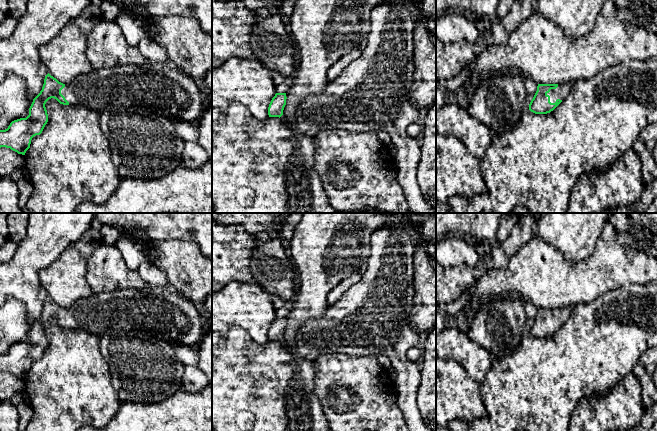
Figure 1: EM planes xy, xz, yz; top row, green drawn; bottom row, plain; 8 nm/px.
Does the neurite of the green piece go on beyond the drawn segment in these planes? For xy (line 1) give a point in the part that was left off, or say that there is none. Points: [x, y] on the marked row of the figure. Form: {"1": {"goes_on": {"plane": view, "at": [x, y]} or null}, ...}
{"1": {"goes_on": {"plane": "xy", "at": [161, 87]}}}

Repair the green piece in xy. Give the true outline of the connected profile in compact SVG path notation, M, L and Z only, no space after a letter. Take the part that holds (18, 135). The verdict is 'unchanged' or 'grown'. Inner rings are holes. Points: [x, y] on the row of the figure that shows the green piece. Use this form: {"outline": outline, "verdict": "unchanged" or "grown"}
{"outline": "M169 59L164 62L149 62L143 65L122 65L114 68L100 68L79 75L69 84L63 84L49 73L45 76L44 84L40 93L33 99L29 108L29 115L26 118L20 118L10 123L7 129L0 130L0 148L6 147L25 155L30 148L31 140L34 136L40 135L48 122L48 114L45 107L46 102L54 98L63 105L79 105L96 111L106 106L126 106L146 109L170 117L173 122L198 122L204 112L205 104L201 99L201 91L196 81L185 75Z", "verdict": "grown"}

